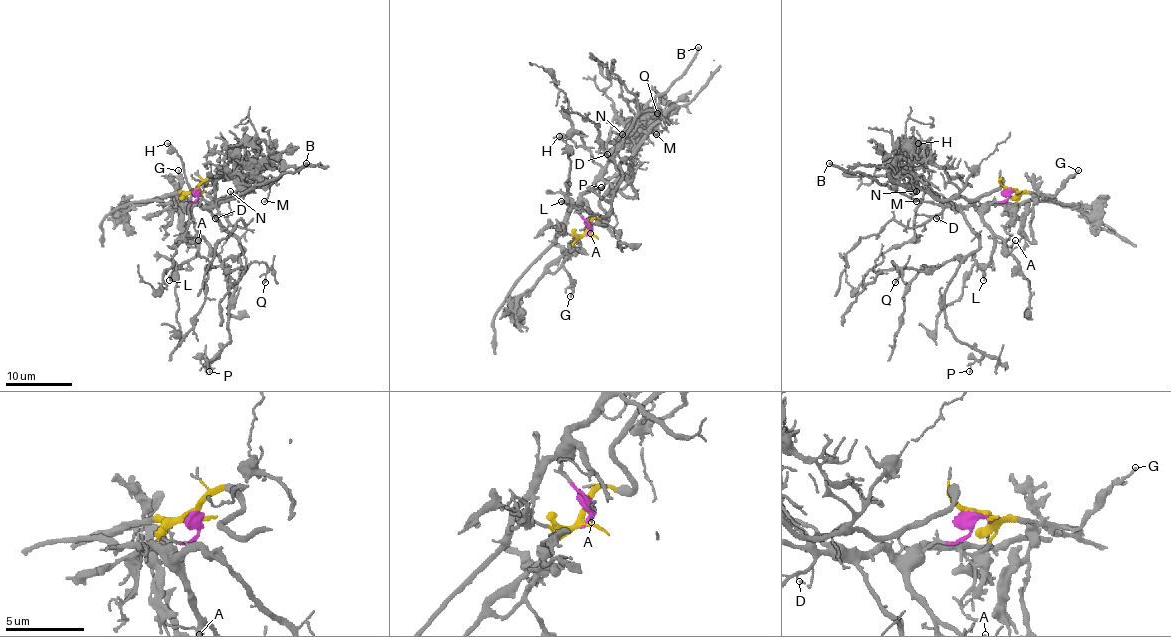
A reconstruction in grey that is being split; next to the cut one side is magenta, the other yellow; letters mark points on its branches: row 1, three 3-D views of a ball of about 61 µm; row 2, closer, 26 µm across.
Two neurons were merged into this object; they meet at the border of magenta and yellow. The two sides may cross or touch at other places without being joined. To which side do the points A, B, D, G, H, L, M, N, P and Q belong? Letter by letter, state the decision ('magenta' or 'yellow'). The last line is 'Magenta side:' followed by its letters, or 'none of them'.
A: magenta
B: magenta
D: magenta
G: yellow
H: magenta
L: magenta
M: yellow
N: yellow
P: magenta
Q: magenta
Magenta side: A, B, D, H, L, P, Q

